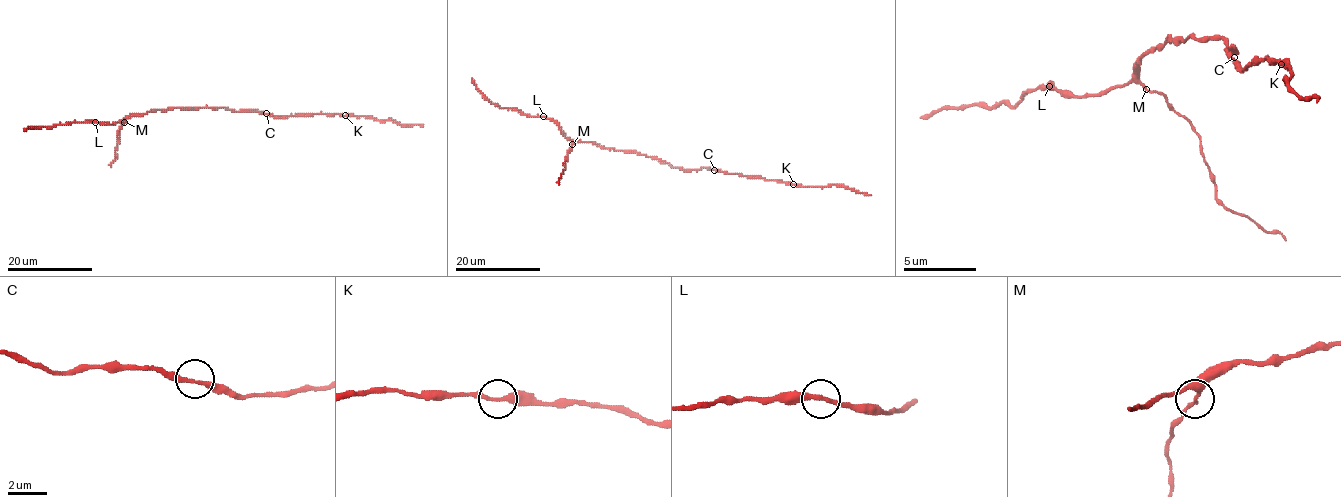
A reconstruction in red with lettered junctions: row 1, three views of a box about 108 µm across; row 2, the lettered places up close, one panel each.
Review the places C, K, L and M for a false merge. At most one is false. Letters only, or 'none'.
none

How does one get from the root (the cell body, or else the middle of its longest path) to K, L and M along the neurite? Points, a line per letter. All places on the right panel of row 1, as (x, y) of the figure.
K: (1205, 39), (1223, 39), (1234, 53), (1234, 50), (1226, 50), (1230, 57), (1244, 71), (1266, 57), (1281, 64)
L: (1205, 39), (1168, 39), (1154, 46), (1121, 86), (1110, 86), (1103, 93), (1071, 97), (1049, 86)
M: (1205, 39), (1168, 39), (1161, 46), (1154, 46), (1136, 64), (1136, 79), (1147, 89)

